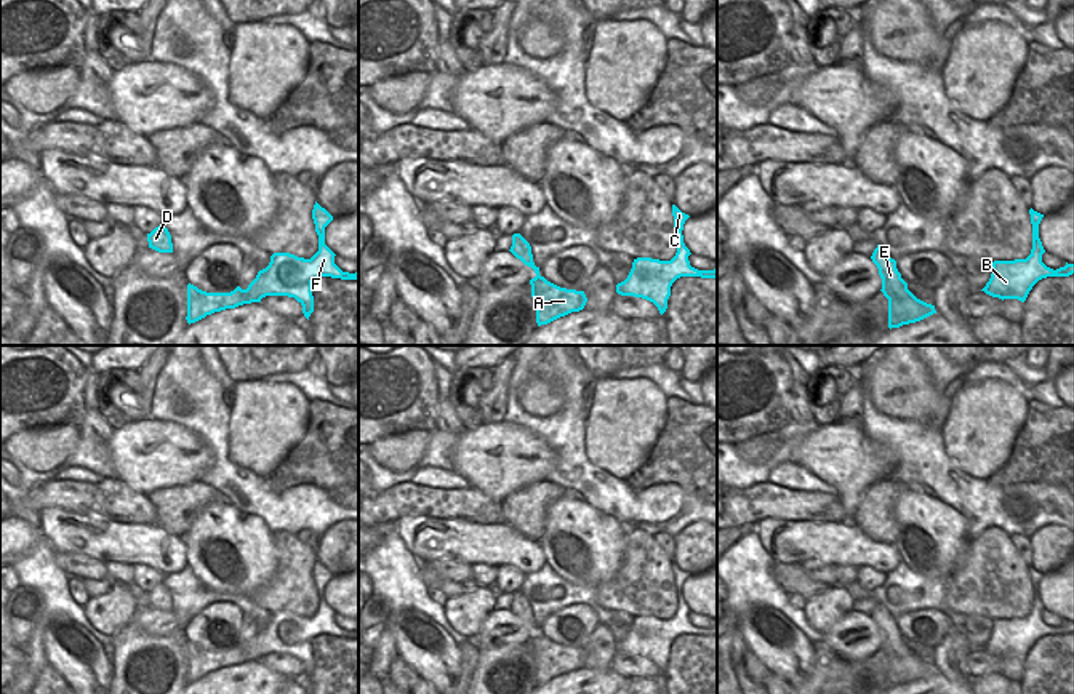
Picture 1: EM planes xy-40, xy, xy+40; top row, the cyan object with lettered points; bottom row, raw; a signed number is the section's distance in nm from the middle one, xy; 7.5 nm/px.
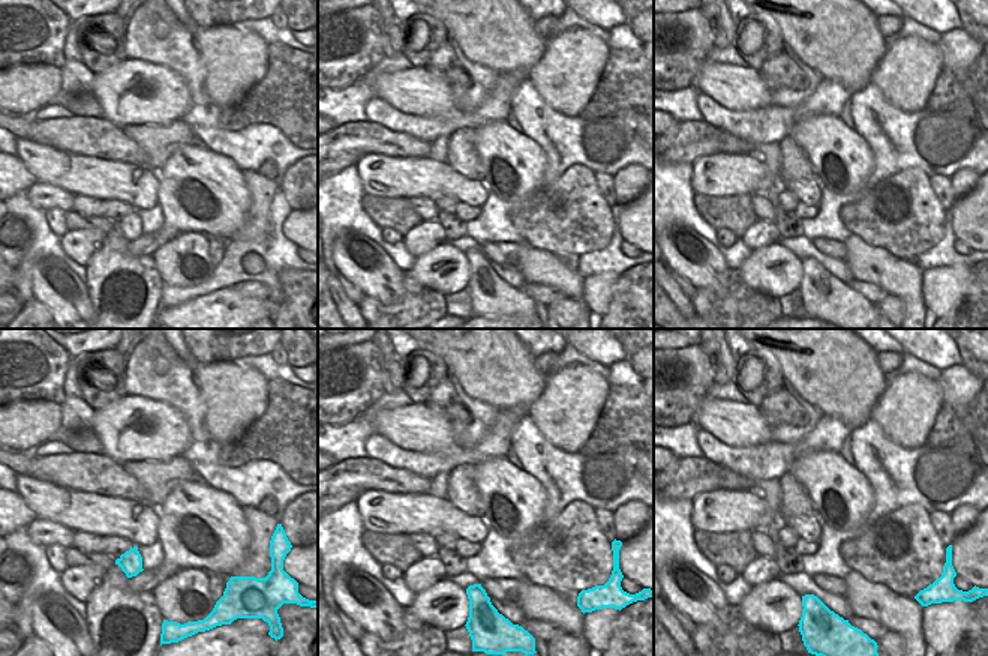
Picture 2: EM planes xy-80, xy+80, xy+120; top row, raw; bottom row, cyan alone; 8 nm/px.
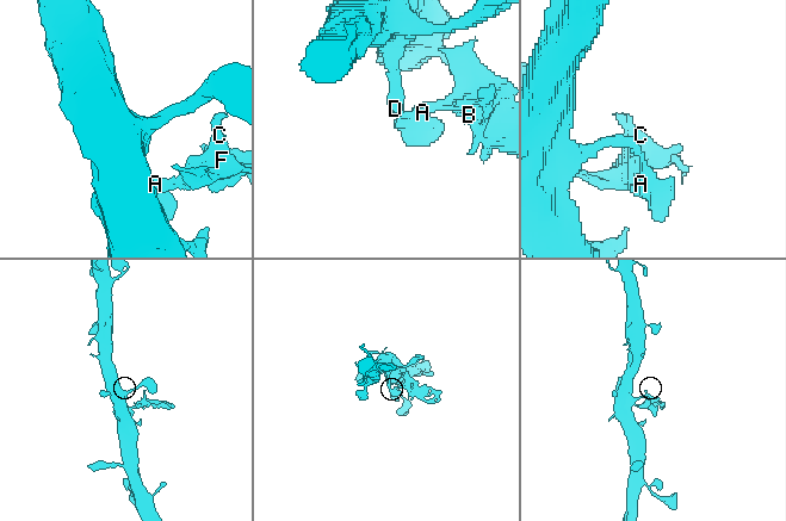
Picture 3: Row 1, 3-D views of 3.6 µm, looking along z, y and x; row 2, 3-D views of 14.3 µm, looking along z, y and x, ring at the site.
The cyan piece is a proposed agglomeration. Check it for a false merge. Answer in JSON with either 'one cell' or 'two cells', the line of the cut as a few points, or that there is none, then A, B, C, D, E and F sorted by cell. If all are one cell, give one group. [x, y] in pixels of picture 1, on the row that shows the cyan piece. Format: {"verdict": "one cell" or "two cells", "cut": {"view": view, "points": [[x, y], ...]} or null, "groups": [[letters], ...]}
{"verdict": "two cells", "cut": {"view": "xy", "points": [[516, 255], [532, 258]]}, "groups": [["A", "B", "C", "E", "F"], ["D"]]}

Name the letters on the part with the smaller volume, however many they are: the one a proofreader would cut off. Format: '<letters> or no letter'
A, B, C, E, F

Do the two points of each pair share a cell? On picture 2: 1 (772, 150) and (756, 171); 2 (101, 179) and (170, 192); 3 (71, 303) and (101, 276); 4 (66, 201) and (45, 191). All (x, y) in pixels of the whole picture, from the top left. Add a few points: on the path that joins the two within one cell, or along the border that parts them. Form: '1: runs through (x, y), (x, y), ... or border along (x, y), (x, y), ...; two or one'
1: border along (751, 155), (763, 164), (768, 173); two
2: border along (155, 171), (159, 180), (158, 203); two
3: border along (84, 282), (95, 312); two
4: runs through (62, 198), (50, 195); one

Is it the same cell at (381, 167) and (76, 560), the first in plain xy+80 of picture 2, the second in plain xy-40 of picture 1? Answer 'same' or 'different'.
different

